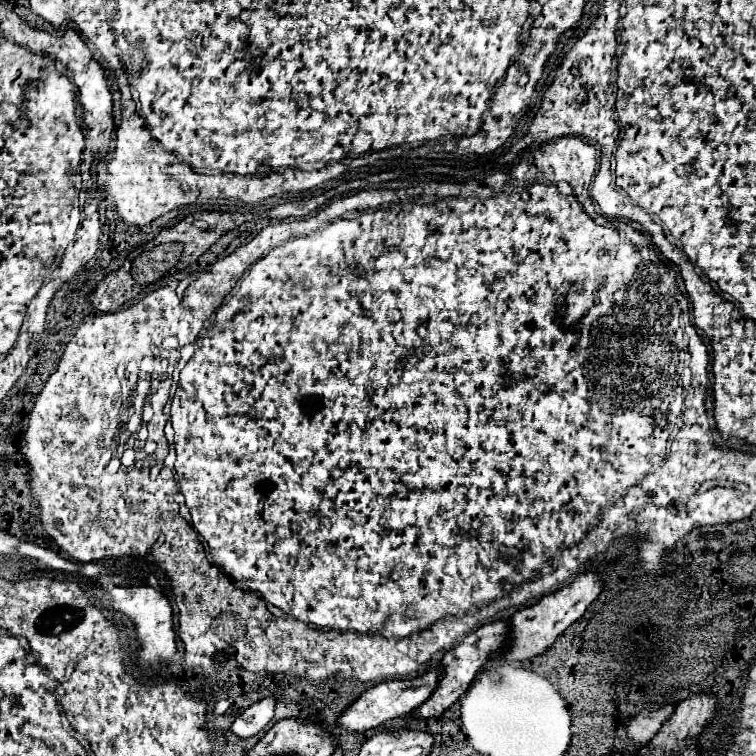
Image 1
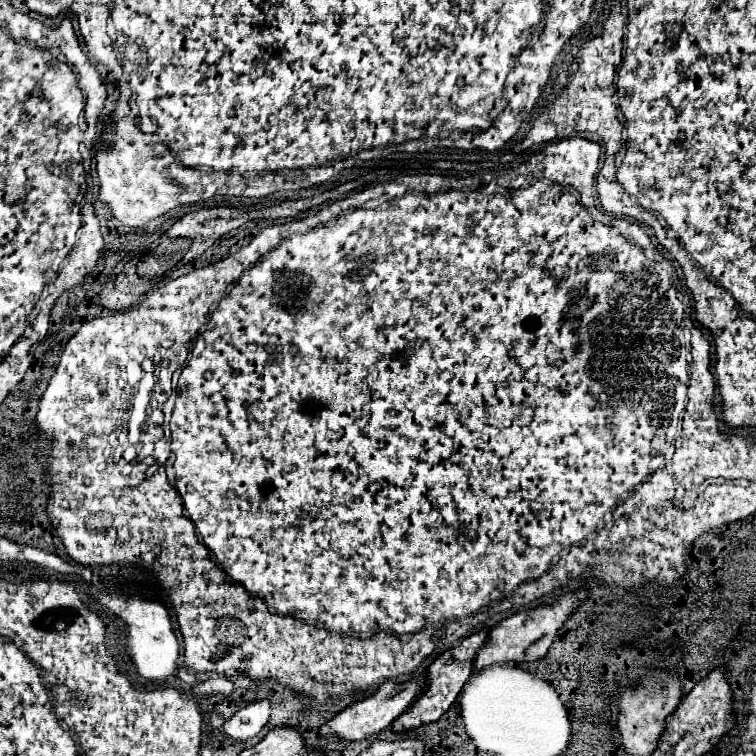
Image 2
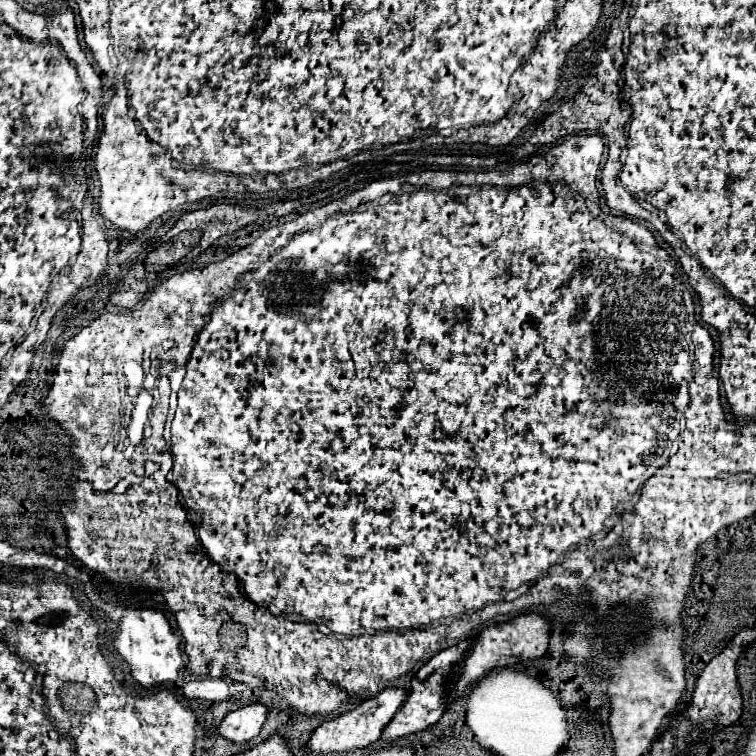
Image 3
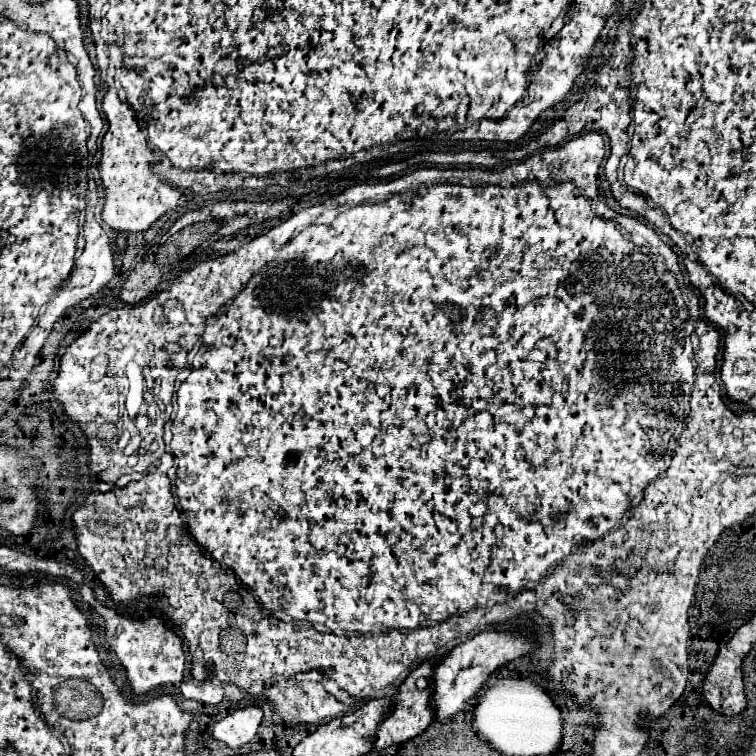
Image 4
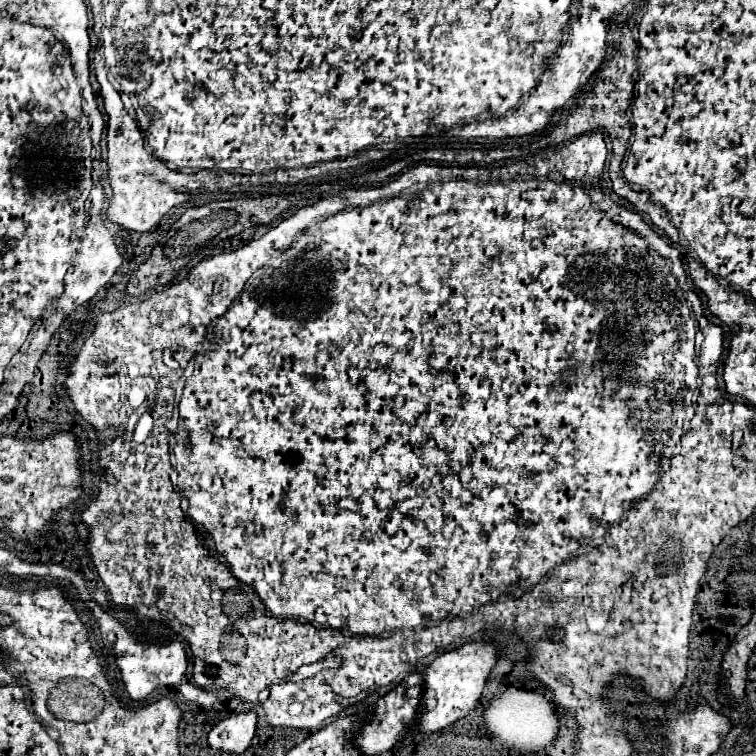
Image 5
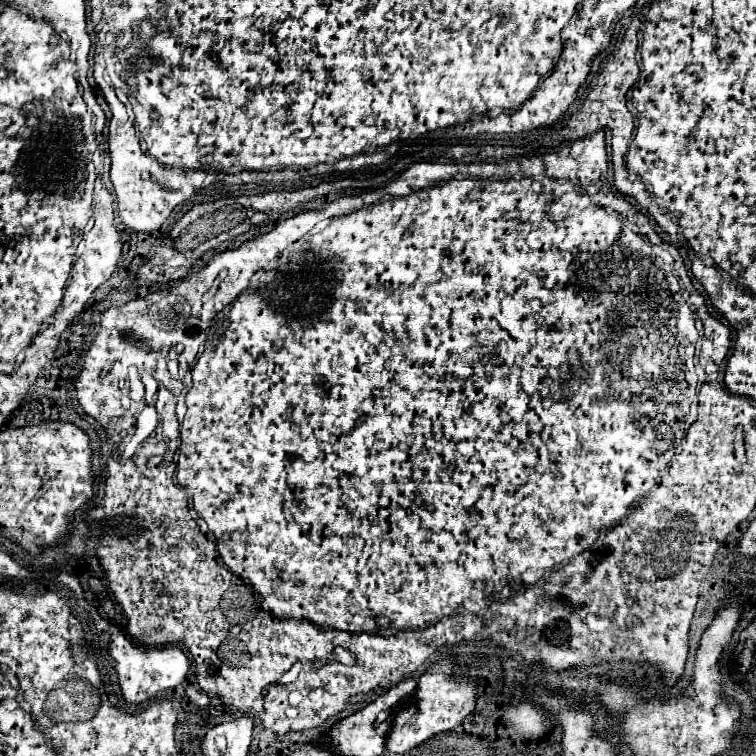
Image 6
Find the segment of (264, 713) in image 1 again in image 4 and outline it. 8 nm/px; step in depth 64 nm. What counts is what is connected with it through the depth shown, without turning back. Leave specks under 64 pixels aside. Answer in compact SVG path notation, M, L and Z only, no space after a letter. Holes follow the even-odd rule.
M258 706L234 710L232 714L228 714L224 720L220 720L214 726L214 738L234 748L248 744L256 736L262 716L264 716L262 708Z

